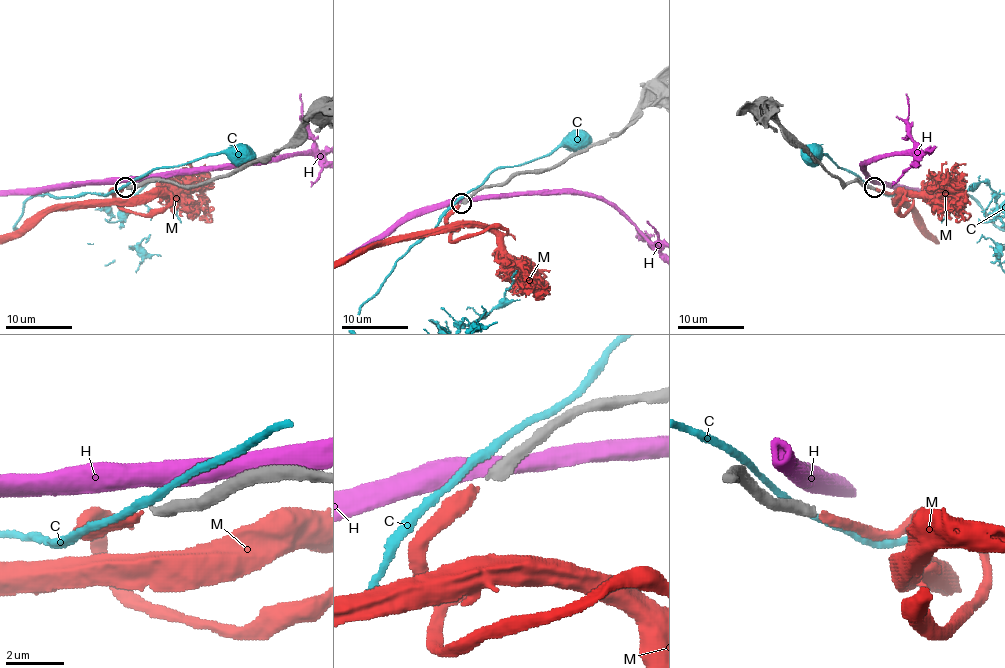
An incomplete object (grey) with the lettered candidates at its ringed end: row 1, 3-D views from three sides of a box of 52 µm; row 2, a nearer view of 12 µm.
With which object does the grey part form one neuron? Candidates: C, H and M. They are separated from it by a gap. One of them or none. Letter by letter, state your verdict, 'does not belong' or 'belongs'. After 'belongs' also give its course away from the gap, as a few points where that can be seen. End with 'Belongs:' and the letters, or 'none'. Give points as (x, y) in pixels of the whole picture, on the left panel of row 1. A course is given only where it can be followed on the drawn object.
C: does not belong
H: does not belong
M: belongs
Belongs: M

